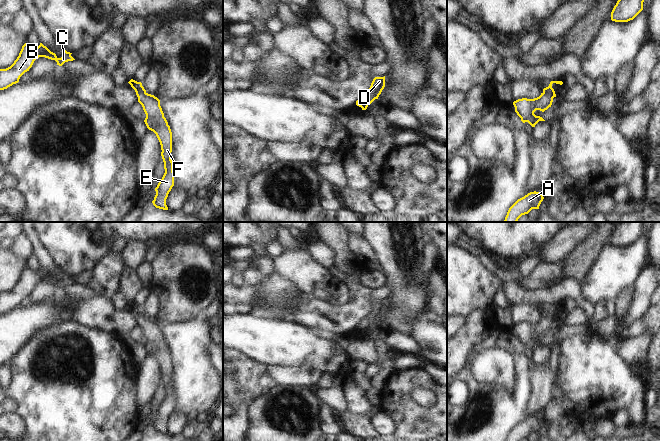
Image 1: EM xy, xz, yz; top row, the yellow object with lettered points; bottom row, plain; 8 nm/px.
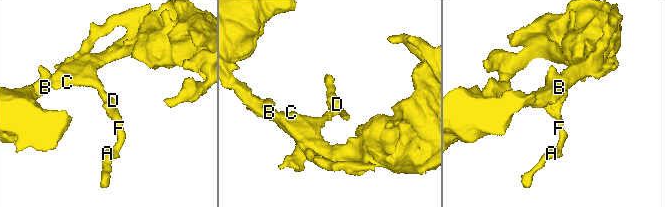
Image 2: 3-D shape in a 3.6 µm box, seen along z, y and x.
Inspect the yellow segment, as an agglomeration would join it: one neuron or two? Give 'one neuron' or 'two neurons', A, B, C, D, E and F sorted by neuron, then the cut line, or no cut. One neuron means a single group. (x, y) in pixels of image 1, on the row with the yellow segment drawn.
one neuron | A B C D E F | no cut

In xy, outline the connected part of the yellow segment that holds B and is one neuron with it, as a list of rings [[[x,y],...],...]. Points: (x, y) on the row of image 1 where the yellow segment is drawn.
[[[25,43],[14,63],[6,69],[0,69],[0,90],[7,89],[13,84],[18,83],[20,77],[29,71],[37,58],[45,57],[55,60],[57,65],[62,66],[65,62],[75,60],[71,54],[63,49],[63,56],[58,58],[55,53],[51,52],[42,43],[37,48]]]

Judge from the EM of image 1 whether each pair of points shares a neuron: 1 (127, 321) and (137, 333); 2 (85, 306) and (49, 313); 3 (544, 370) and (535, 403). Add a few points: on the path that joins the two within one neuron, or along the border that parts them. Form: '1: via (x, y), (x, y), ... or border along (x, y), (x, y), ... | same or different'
1: border along (137, 324), (128, 332) | different
2: border along (54, 302), (74, 306), (78, 311), (76, 317) | different
3: via (543, 378), (541, 395) | same

